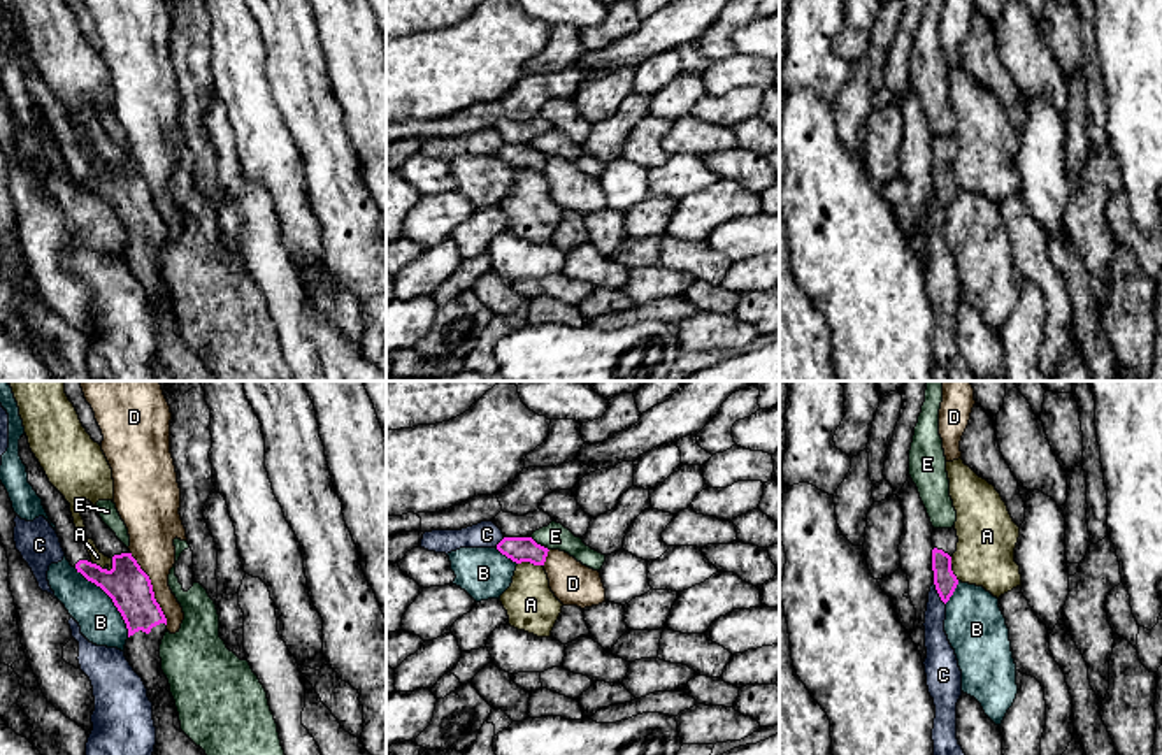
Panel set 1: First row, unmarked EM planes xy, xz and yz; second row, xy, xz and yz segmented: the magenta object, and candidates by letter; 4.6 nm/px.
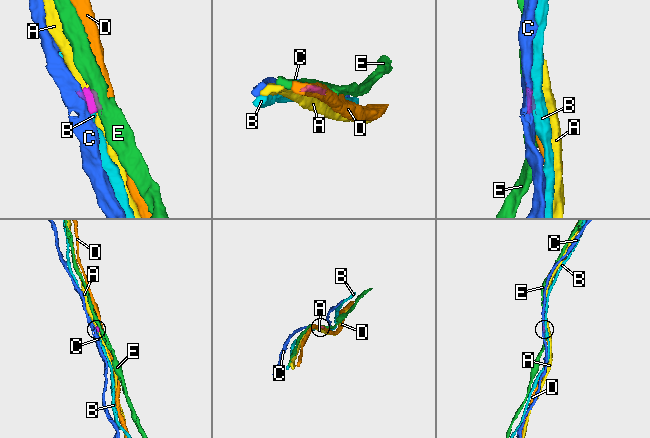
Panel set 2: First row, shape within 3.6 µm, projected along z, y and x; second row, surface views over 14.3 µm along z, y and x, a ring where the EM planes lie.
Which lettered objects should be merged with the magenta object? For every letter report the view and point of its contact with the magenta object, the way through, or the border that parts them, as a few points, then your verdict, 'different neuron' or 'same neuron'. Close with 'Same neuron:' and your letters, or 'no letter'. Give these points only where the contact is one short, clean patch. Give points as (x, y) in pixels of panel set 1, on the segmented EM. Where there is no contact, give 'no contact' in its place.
A: meets magenta in xy at (104, 569); different neuron
B: meets magenta in xy at (111, 597); border along xy (74, 568), (111, 599), (129, 636); different neuron
C: meets magenta in yz at (938, 592); border along yz (932, 583), (945, 604); different neuron
D: meets magenta in xy at (151, 589); border along xy (130, 552), (148, 576), (153, 597), (167, 624); different neuron
E: meets magenta in xz at (539, 545); different neuron
Same neuron: no letter

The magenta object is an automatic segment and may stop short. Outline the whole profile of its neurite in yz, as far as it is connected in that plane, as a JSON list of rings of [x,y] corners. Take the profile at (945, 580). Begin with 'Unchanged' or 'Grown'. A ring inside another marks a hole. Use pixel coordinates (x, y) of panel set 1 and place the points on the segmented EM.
Grown. [[[934,528],[932,532],[932,571],[934,571],[934,585],[941,597],[941,600],[946,604],[950,597],[953,595],[958,579],[953,574],[951,557],[957,551],[957,530],[951,528]]]

